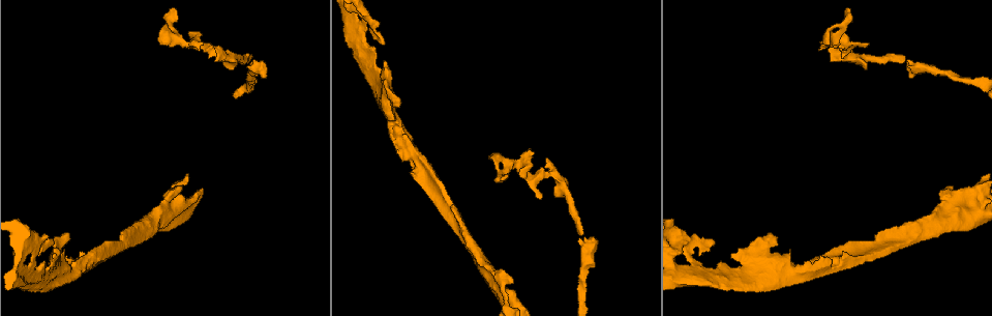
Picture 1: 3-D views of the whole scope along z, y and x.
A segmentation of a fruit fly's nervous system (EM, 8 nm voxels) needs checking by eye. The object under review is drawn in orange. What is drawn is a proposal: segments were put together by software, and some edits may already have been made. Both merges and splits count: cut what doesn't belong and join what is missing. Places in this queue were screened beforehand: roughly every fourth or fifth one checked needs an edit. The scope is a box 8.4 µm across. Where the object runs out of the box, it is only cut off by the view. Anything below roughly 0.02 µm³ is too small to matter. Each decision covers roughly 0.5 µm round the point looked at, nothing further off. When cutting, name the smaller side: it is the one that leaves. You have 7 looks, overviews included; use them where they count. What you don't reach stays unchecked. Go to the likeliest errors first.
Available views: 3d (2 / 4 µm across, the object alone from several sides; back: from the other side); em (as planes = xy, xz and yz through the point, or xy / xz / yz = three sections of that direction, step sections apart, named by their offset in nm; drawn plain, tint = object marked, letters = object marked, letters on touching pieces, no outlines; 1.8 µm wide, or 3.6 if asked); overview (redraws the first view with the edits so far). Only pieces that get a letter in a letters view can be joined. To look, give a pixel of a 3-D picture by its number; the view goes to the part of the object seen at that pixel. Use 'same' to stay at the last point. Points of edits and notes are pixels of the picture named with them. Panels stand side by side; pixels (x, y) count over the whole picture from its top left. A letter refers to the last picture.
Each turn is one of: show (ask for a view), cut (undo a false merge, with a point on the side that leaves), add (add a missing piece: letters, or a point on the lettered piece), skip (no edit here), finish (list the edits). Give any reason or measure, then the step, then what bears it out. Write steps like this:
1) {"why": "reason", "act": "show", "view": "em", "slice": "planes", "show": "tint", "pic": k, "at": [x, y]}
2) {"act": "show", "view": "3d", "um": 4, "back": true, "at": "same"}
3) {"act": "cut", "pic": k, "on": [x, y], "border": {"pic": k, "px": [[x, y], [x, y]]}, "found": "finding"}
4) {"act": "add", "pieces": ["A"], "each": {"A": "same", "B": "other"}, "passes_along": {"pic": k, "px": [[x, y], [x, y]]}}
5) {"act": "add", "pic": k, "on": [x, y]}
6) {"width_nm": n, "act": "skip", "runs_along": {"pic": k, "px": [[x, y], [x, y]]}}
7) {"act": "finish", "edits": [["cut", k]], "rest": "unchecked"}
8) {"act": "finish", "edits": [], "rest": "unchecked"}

{"why": "an open end", "act": "show", "view": "3d", "um": 2, "pic": 1, "at": [579, 234]}

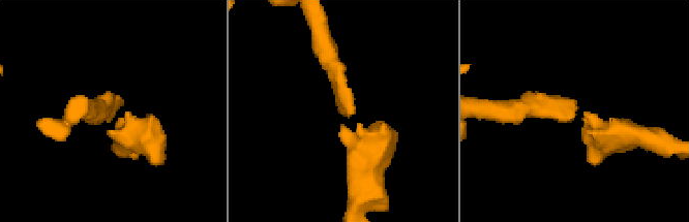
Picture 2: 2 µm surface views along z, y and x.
{"act": "show", "view": "em", "slice": "planes", "show": "letters", "pic": 2, "at": [114, 114]}

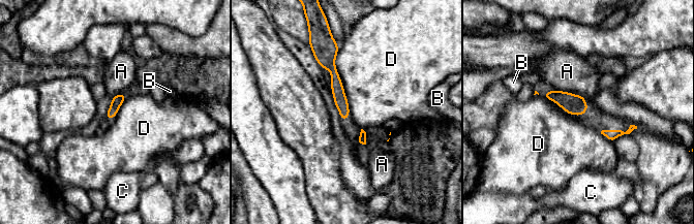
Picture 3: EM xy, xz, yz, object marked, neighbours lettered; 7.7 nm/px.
{"longest_contact_nm": ["D", 550], "act": "skip", "each": {"A": "other", "B": "other", "C": "other", "D": "other"}, "found": "no lettered piece goes on from it"}

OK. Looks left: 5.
{"why": "touches itself", "act": "show", "view": "em", "slice": "planes", "show": "letters", "pic": 1, "at": [689, 254]}

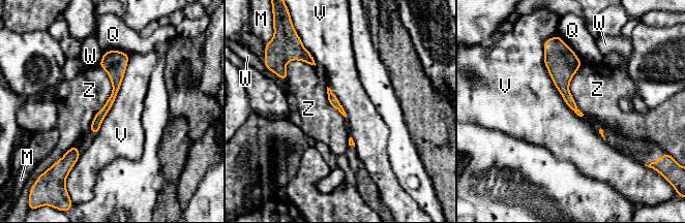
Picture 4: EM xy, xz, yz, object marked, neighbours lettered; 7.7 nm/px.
{"act": "skip", "each": {"M": "other", "Q": "other", "V": "other", "W": "other", "Z": "other"}, "border": {"pic": 4, "px": [[128, 54], [116, 99], [94, 135]]}, "found": "all the same cell"}

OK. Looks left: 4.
{"why": "abrupt turn", "act": "show", "view": "em", "um": 3.6, "slice": "planes", "show": "tint", "pic": 1, "at": [514, 167]}

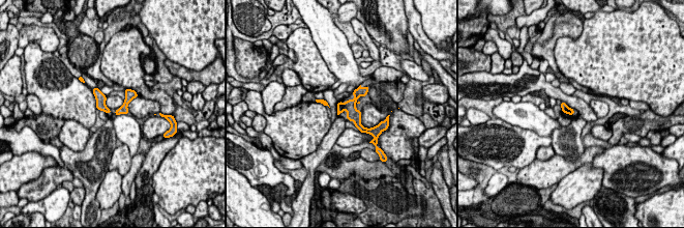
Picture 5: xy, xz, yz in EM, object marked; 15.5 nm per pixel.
{"why": "what lies round it", "act": "show", "view": "em", "um": 3.6, "slice": "planes", "show": "letters", "at": "same"}

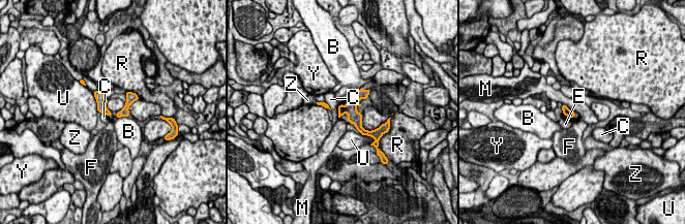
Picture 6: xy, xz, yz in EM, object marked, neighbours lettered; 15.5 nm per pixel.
{"act": "skip", "each": {"B": "other", "C": "other", "E": "other", "F": "other", "M": "other", "R": "other", "U": "other", "Y": "other", "Z": "other"}, "border": {"pic": 6, "px": [[107, 99], [107, 107], [111, 112]]}, "found": "one cell here"}

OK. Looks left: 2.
{"act": "finish", "edits": [], "rest": "unchecked"}

